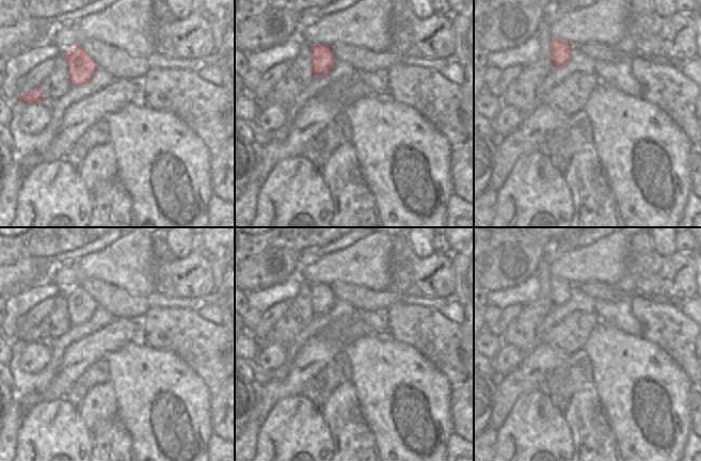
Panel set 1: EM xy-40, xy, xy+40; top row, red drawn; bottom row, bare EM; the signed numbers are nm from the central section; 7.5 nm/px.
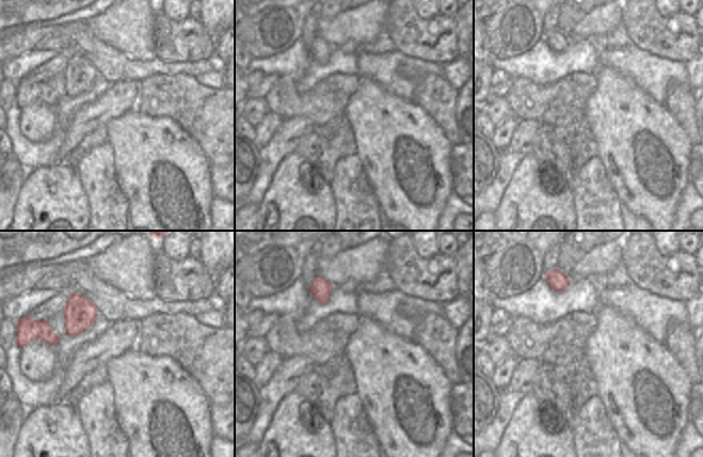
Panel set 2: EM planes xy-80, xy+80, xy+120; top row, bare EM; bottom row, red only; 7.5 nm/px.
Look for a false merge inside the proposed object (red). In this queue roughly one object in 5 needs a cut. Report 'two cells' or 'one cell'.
two cells

